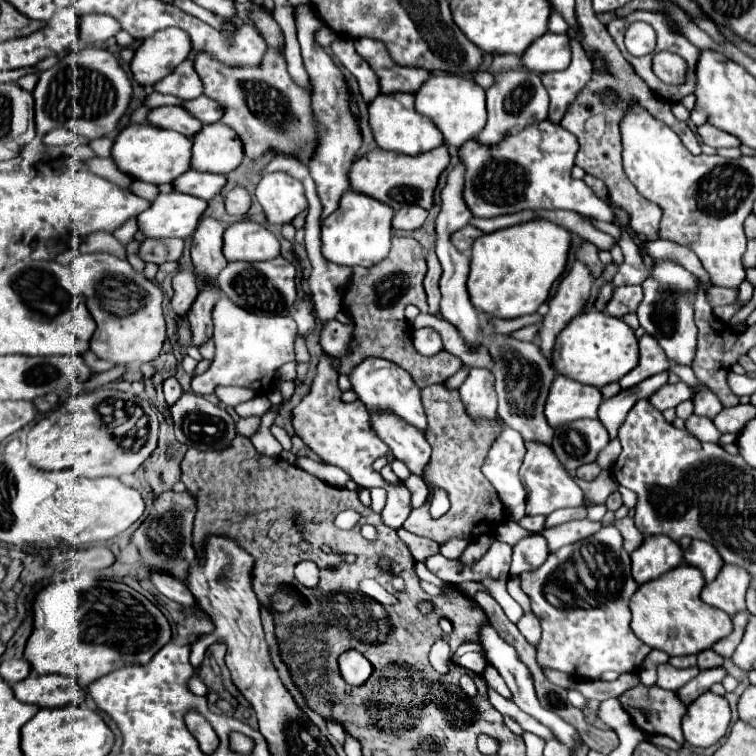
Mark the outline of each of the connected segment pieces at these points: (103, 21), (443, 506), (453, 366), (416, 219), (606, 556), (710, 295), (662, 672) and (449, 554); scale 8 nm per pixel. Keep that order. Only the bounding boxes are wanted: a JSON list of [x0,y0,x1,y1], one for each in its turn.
[[79,14,121,46],[429,488,449,519],[339,236,461,388],[393,206,427,230],[521,526,651,680],[707,286,737,308],[657,664,699,690],[439,538,469,560]]

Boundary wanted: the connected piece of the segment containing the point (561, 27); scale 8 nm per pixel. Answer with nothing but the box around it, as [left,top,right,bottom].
[549,12,569,34]

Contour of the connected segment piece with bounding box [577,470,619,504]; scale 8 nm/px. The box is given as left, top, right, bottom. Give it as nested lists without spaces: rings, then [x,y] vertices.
[[[603,470],[595,480],[591,480],[591,482],[585,482],[585,480],[579,480],[577,478],[577,482],[579,482],[579,488],[585,492],[585,502],[587,504],[603,504],[605,500],[607,500],[607,496],[613,492],[613,490],[617,490],[617,482],[613,480],[613,476],[611,476],[611,472],[607,472],[607,470]]]

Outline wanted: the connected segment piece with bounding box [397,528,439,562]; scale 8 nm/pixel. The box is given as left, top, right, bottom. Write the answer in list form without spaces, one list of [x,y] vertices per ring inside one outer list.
[[[399,528],[397,532],[399,532],[399,536],[403,538],[403,542],[407,544],[409,552],[413,554],[413,558],[417,562],[425,562],[425,558],[429,558],[431,554],[437,554],[437,548],[439,548],[437,542],[427,540],[427,538],[419,538],[415,534],[409,534],[404,528]]]

